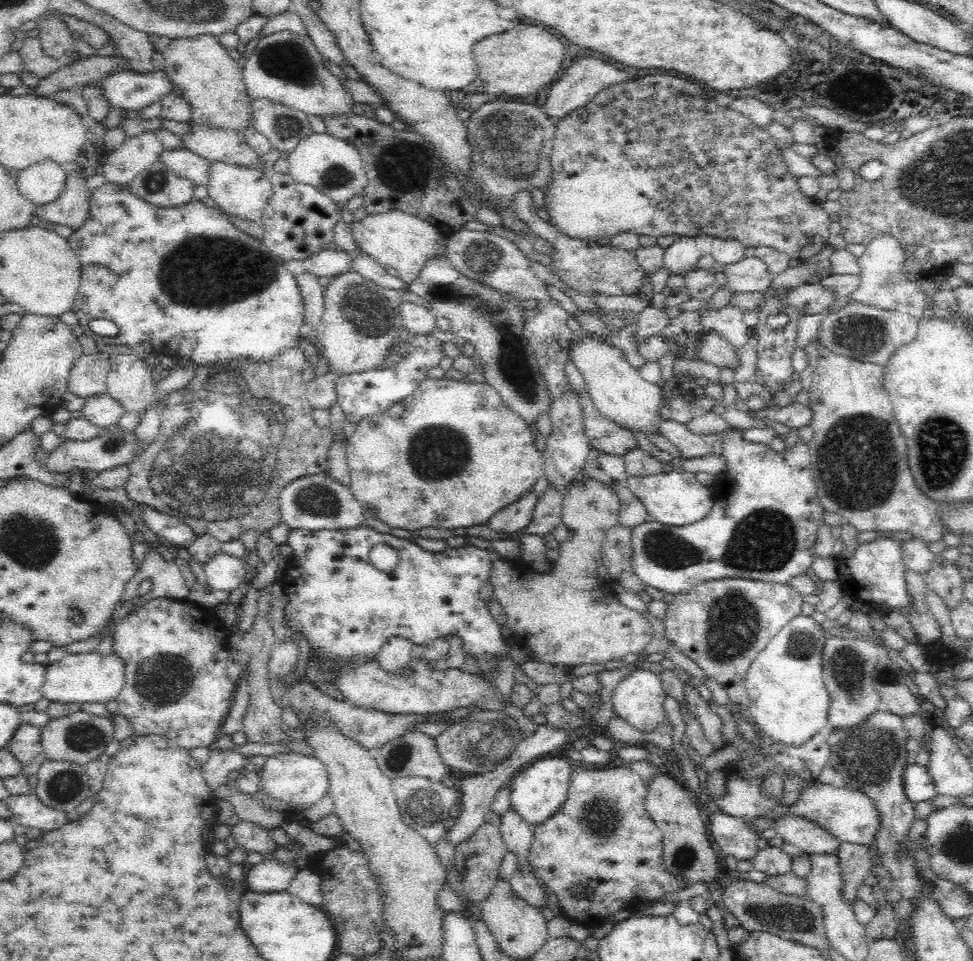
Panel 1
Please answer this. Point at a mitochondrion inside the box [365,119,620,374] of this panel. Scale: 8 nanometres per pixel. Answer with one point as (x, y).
(415, 152)

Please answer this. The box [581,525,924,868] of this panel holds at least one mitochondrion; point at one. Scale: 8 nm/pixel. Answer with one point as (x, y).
(872, 757)

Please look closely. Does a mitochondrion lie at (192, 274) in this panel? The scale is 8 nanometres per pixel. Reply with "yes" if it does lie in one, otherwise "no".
yes

